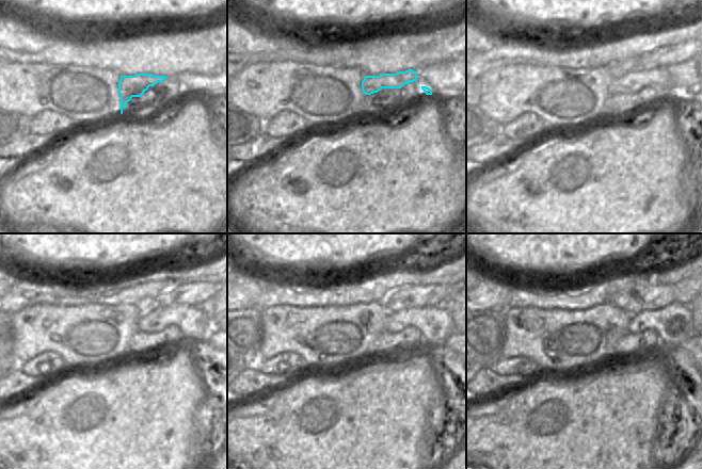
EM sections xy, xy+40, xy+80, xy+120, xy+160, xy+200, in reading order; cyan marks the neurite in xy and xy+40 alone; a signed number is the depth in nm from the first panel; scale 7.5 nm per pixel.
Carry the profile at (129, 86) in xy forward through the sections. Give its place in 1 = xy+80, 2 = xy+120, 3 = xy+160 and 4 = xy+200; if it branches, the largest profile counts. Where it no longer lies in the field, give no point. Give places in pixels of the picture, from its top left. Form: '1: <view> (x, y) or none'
1: xy+80 (633, 81)
2: xy+120 (195, 326)
3: xy+160 (434, 322)
4: xy+200 (673, 324)

